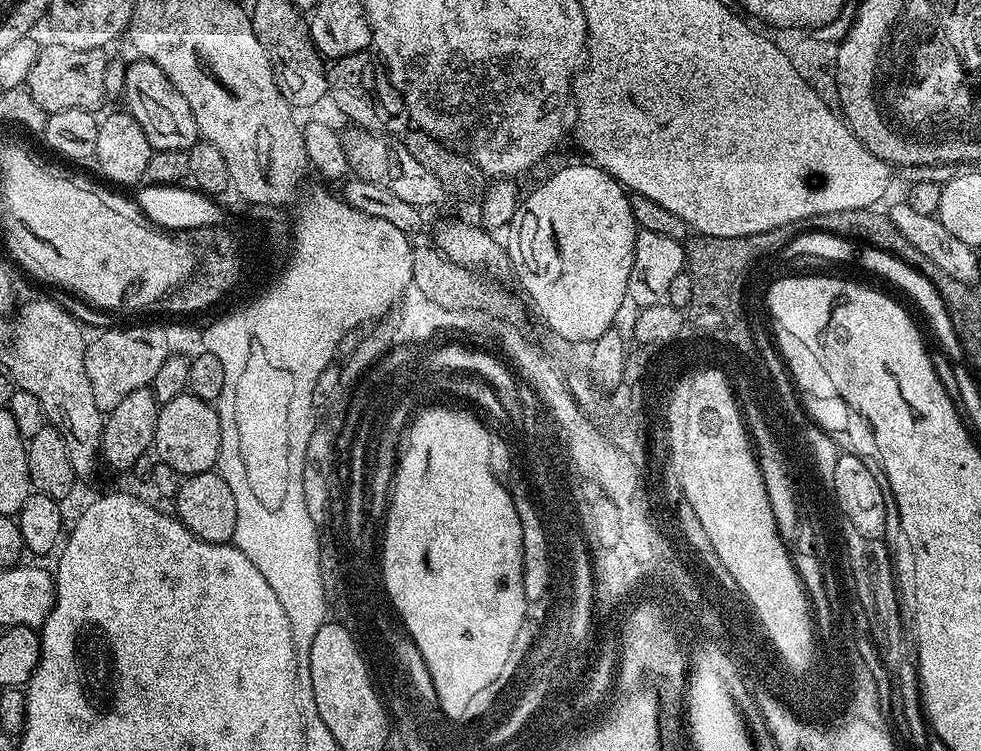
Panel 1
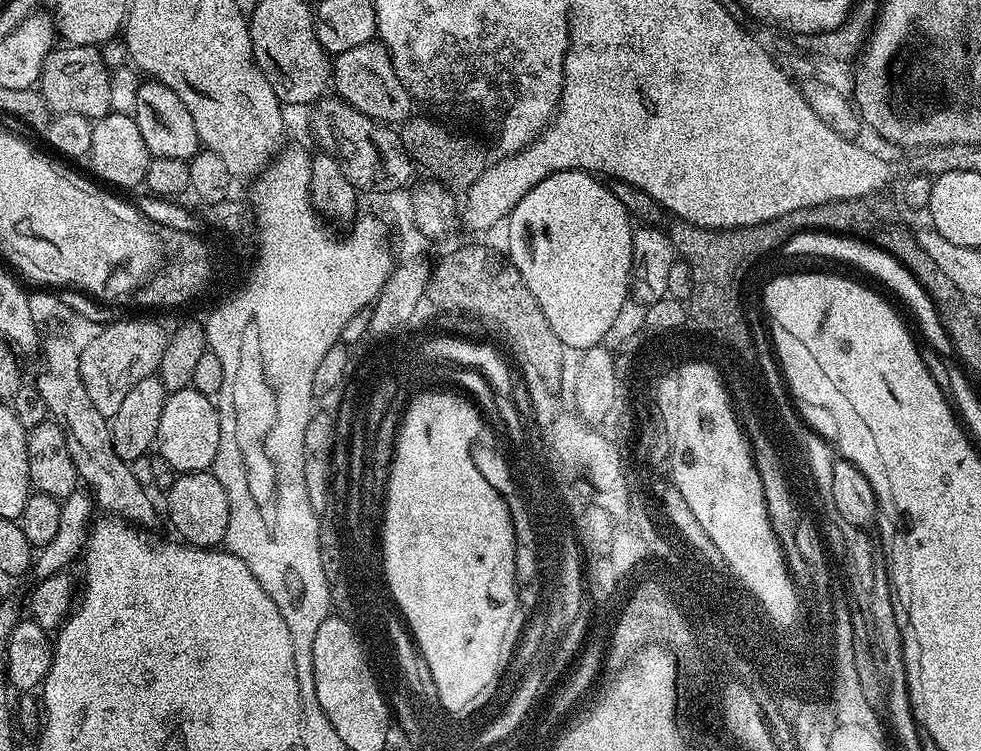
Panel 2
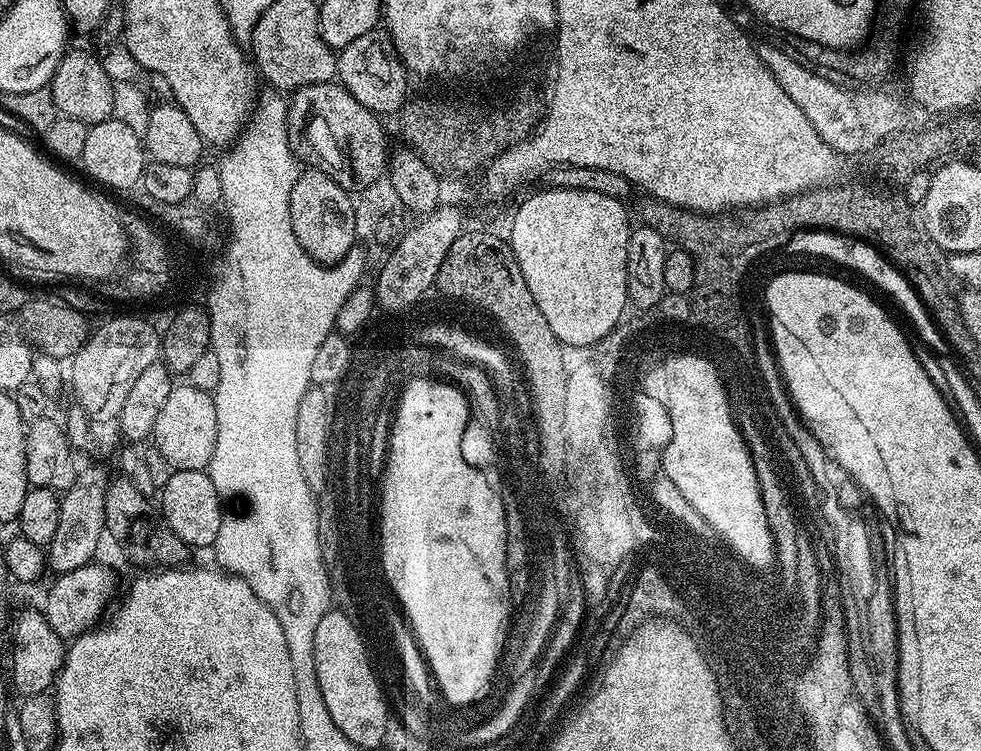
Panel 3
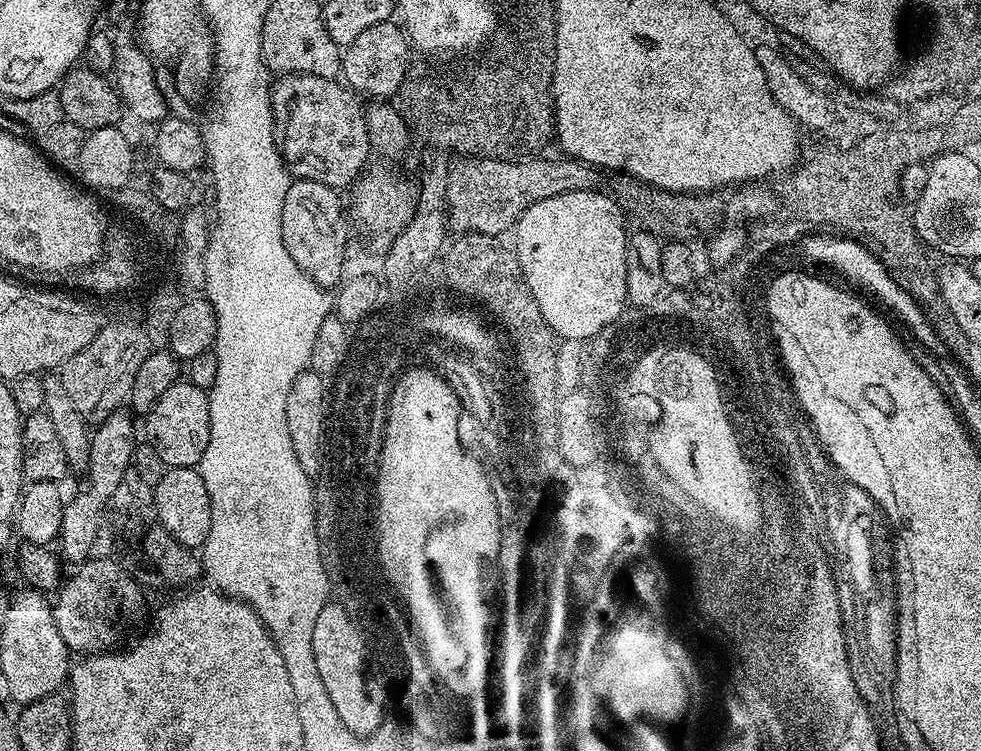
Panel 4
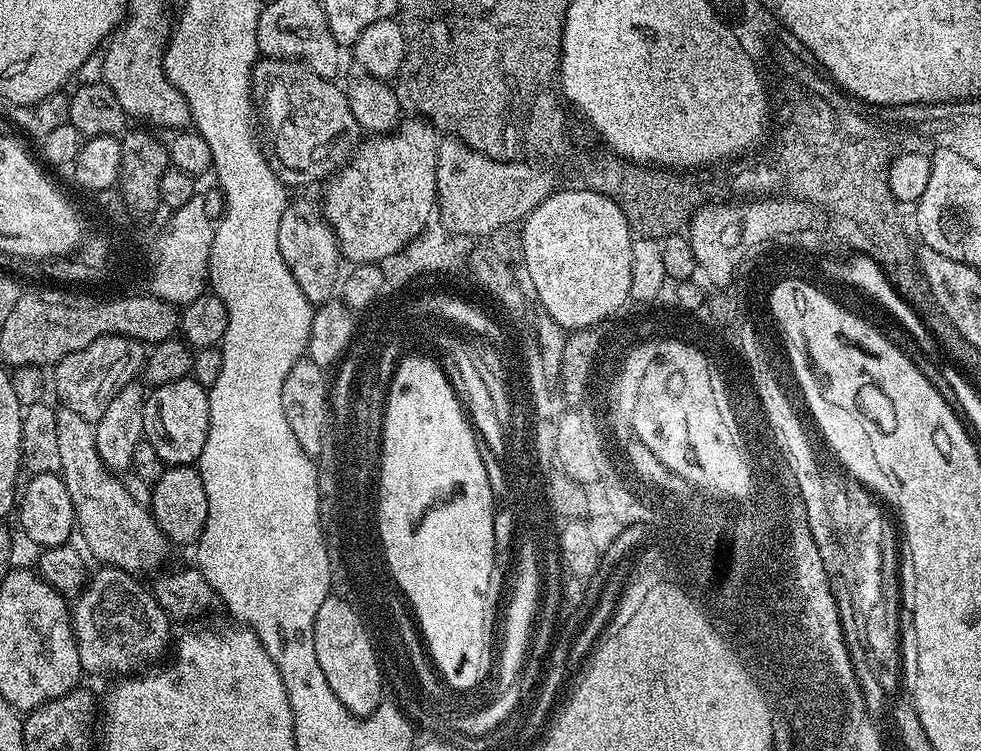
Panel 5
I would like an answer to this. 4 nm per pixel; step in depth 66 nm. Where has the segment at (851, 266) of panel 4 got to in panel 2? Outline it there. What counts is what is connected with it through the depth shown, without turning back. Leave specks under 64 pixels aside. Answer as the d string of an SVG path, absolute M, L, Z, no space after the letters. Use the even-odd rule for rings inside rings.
M805 230L797 232L795 236L792 236L784 243L785 254L788 258L794 258L794 256L798 256L797 258L812 258L814 257L812 255L816 252L816 244L825 244L828 247L828 256L830 259L841 260L844 264L853 264L854 267L861 268L864 272L869 272L874 279L881 280L890 291L897 292L904 299L905 306L916 315L916 320L920 323L920 328L926 335L932 336L935 332L938 332L936 310L928 295L928 291L893 256L886 254L872 244L865 244L864 241L857 240L854 236L837 234L827 230Z

